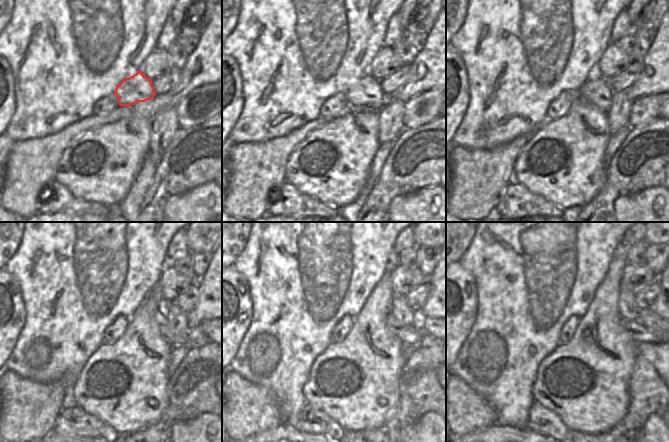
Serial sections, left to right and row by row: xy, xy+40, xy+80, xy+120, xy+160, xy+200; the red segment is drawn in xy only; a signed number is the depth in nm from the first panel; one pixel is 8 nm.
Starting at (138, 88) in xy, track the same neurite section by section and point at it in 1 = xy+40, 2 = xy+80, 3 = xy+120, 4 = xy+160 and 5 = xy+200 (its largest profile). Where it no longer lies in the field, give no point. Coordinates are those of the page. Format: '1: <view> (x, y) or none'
1: xy+40 (366, 94)
2: xy+80 (596, 91)
3: xy+120 (161, 321)
4: xy+160 (413, 335)
5: xy+200 (639, 332)

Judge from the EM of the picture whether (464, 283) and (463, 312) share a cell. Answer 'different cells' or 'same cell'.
same cell

